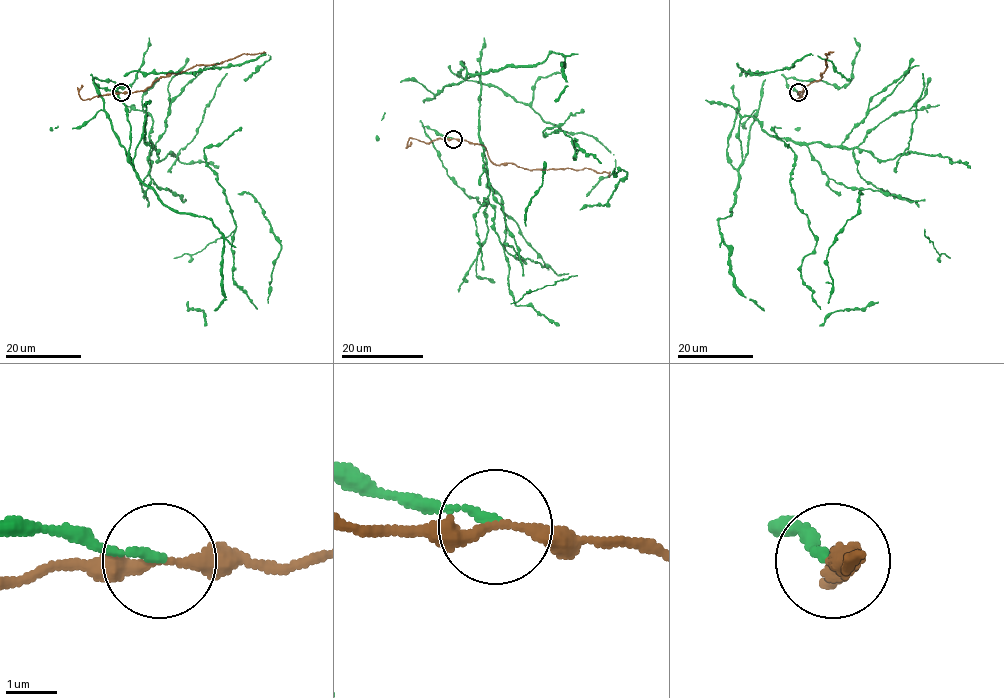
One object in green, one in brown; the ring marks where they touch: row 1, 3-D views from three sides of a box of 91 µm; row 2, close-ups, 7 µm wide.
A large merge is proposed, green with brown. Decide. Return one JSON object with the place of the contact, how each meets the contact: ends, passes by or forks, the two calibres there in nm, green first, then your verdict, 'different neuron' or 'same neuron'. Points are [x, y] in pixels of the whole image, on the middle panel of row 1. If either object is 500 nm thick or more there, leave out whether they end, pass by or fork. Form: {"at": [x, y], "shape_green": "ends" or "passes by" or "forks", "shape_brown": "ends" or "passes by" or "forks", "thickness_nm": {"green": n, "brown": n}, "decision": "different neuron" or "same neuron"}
{"at": [453, 139], "shape_green": "ends", "shape_brown": "passes by", "thickness_nm": {"green": 160, "brown": 220}, "decision": "different neuron"}

